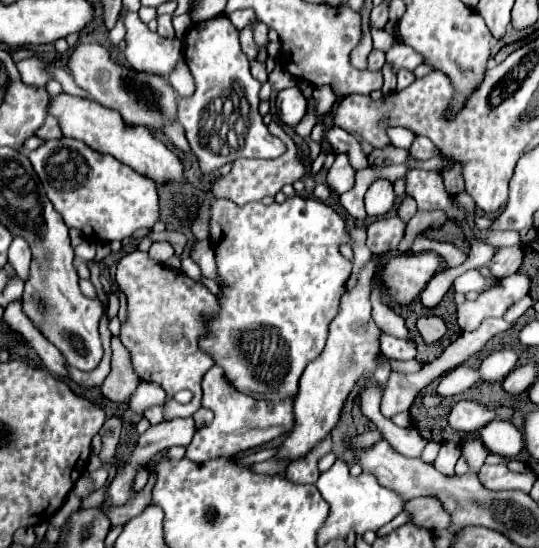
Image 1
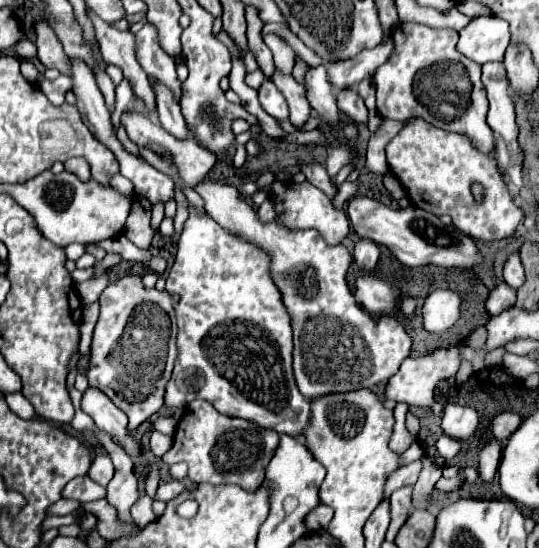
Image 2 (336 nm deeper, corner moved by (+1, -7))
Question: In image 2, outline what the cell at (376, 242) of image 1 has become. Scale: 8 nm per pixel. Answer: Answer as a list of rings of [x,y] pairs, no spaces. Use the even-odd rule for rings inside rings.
[[[359,239],[355,243],[355,249],[353,249],[353,259],[355,259],[359,269],[371,271],[379,259],[379,245],[375,241],[369,241],[369,239]]]

